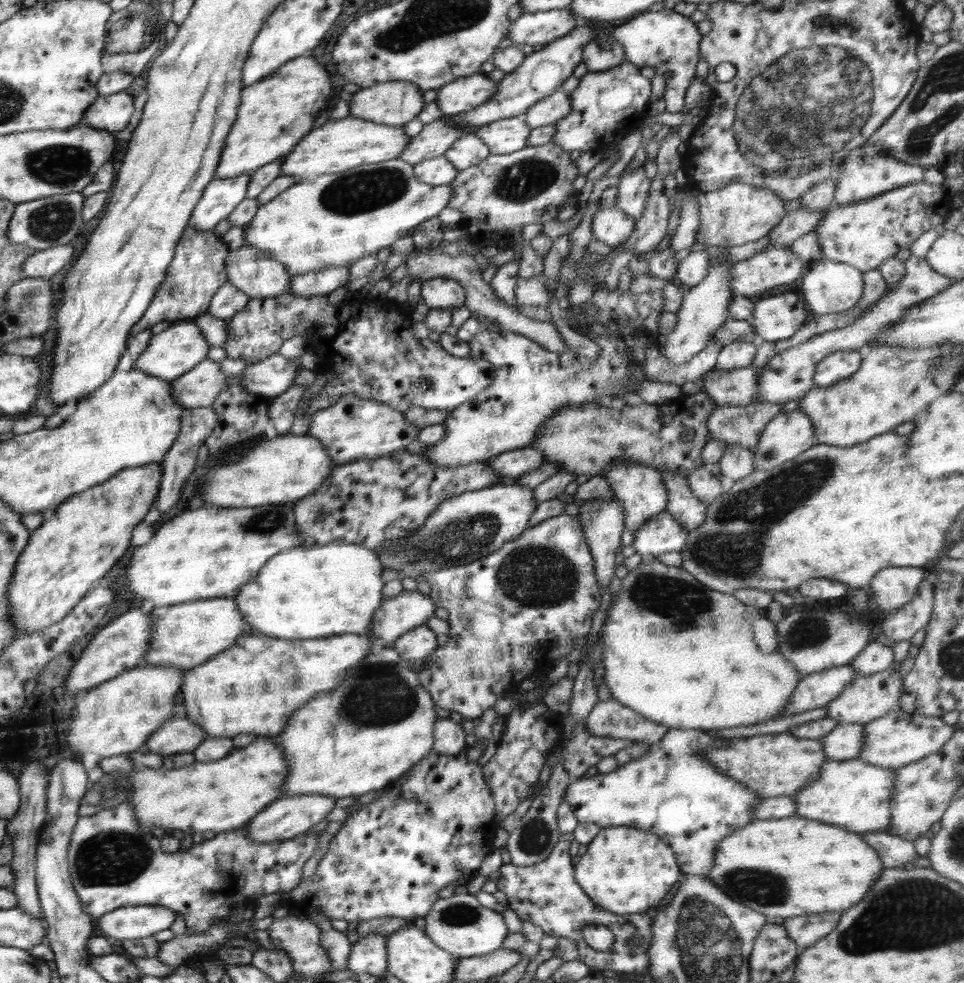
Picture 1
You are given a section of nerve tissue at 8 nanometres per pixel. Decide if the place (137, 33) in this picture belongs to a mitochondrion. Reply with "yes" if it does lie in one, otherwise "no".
yes

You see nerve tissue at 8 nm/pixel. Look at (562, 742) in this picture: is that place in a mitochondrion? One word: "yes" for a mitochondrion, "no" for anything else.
no

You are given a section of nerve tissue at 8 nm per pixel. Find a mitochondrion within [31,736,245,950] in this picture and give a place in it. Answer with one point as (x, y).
(113, 857)

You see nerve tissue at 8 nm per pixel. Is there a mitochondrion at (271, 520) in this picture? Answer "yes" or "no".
yes

